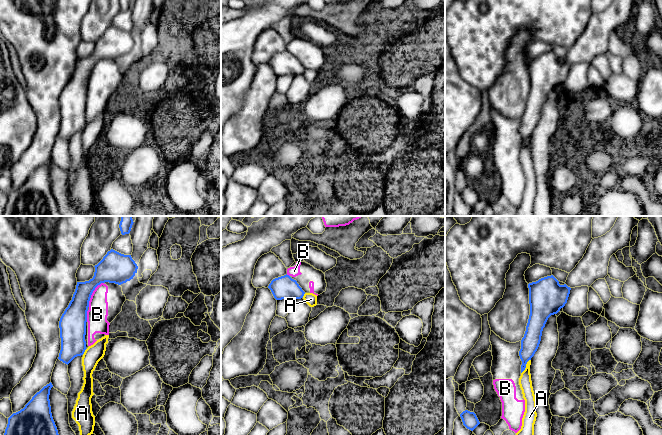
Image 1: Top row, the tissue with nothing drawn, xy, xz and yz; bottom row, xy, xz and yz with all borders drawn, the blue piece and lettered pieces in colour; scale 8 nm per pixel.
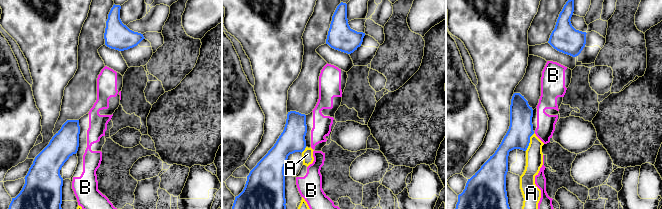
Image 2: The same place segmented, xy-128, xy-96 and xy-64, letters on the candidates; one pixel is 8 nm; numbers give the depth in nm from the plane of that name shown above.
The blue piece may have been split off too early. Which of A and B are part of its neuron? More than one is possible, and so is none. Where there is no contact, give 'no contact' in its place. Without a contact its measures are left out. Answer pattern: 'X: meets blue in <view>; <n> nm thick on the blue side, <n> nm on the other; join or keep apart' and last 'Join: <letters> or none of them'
A: meets blue in yz; 150 nm thick on the blue side, 100 nm on the other; join
B: meets blue in xy; 220 nm thick on the blue side, 160 nm on the other; keep apart
Join: A

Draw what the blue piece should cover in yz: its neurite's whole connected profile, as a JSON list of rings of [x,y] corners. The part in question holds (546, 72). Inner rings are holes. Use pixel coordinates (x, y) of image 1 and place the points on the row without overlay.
[[[553,51],[529,59],[528,64],[530,91],[519,127],[522,137],[521,149],[539,123],[548,94],[565,82],[571,66],[566,60],[560,61]]]

